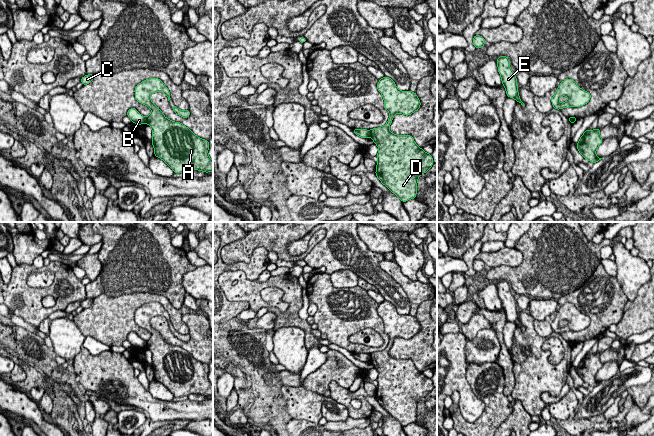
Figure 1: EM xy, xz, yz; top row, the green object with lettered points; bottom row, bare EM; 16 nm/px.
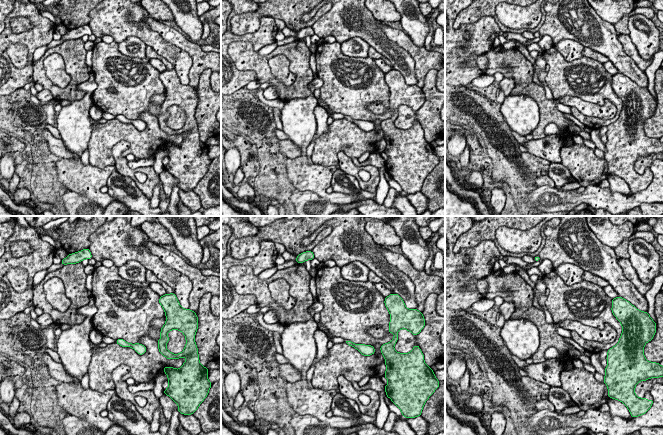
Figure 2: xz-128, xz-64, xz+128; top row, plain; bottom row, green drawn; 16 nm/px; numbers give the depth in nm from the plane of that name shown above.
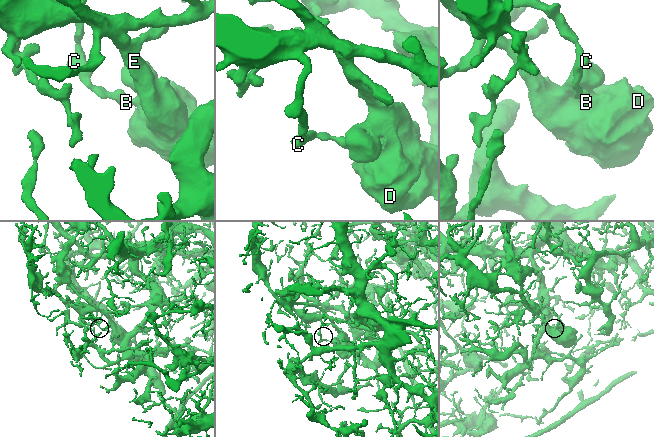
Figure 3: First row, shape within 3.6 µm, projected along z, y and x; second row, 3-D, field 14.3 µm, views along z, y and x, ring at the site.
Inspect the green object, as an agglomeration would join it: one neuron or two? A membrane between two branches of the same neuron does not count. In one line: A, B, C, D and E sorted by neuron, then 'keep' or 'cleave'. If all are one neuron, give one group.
groups A D E / B C; cleave

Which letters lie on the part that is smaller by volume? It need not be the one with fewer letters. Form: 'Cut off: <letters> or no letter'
Cut off: A, D, E

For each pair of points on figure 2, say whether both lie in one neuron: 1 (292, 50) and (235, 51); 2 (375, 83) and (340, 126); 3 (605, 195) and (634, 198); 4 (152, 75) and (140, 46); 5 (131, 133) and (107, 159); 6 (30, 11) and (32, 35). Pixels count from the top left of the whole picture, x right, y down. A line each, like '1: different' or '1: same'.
1: same
2: different
3: same
4: different
5: same
6: same

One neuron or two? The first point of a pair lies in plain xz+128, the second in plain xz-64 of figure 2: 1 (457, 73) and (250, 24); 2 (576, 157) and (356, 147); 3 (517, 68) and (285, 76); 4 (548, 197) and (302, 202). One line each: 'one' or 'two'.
1: two
2: two
3: two
4: one

